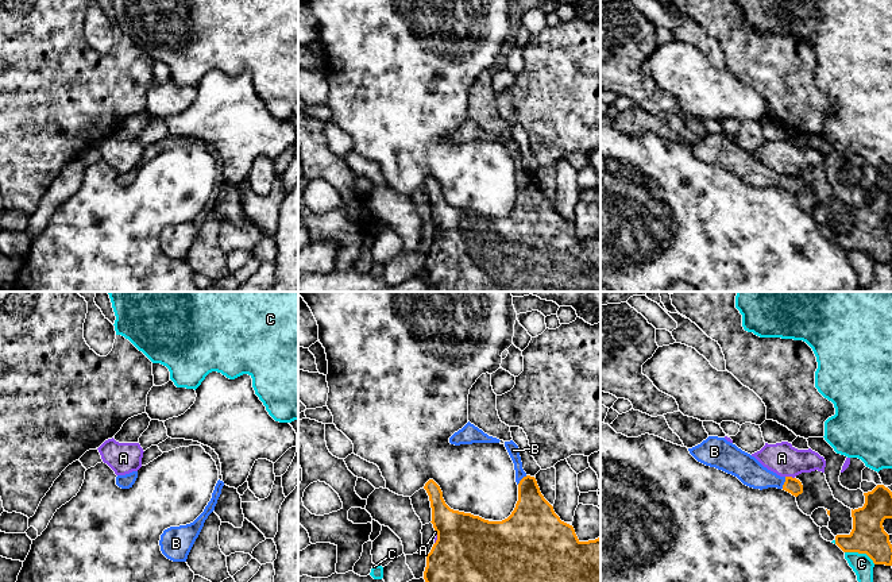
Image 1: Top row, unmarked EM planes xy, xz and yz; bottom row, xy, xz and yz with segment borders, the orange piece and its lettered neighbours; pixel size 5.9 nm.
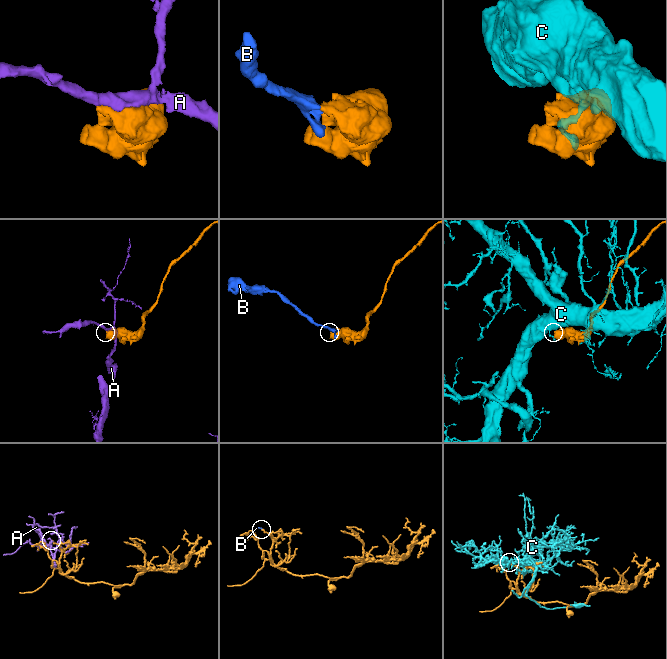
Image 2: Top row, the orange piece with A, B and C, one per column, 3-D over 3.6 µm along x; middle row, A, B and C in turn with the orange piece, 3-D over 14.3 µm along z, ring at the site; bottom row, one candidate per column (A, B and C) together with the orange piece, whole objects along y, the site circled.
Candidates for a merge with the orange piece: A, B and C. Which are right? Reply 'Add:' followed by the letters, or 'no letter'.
Add: B

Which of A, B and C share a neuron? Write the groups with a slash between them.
A / B / C

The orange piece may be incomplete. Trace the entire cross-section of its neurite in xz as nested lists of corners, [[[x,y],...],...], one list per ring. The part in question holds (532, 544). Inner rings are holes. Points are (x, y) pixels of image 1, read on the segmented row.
[[[510,440],[505,447],[514,463],[518,501],[511,514],[502,521],[489,521],[471,513],[451,509],[440,486],[429,479],[426,490],[432,508],[432,524],[437,540],[426,555],[425,582],[601,582],[601,537],[580,541],[572,525],[560,520],[544,498],[534,477],[522,469],[518,446]]]

